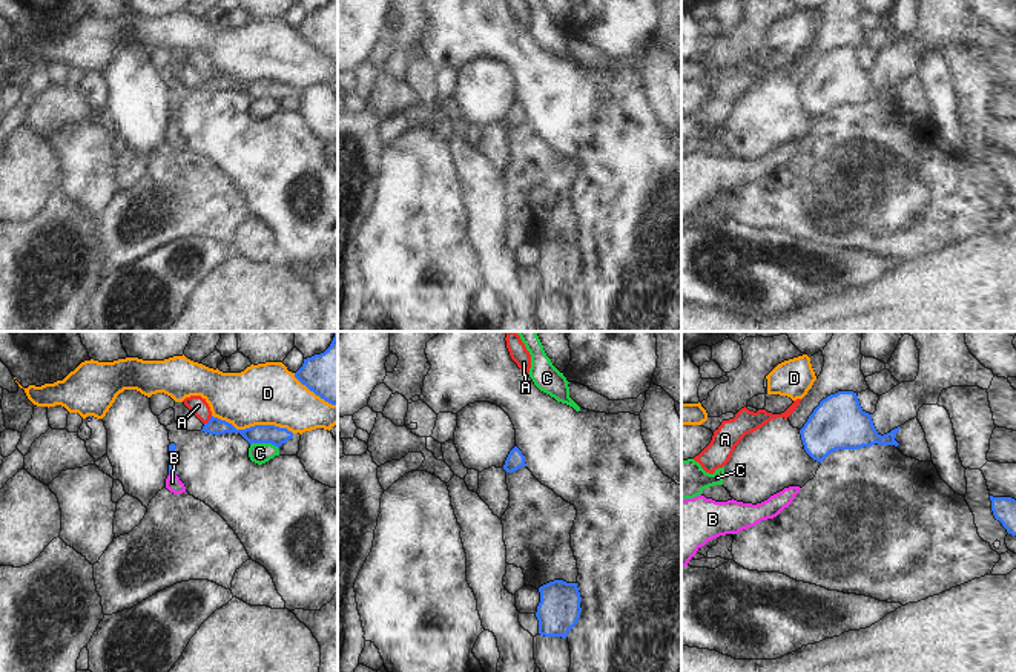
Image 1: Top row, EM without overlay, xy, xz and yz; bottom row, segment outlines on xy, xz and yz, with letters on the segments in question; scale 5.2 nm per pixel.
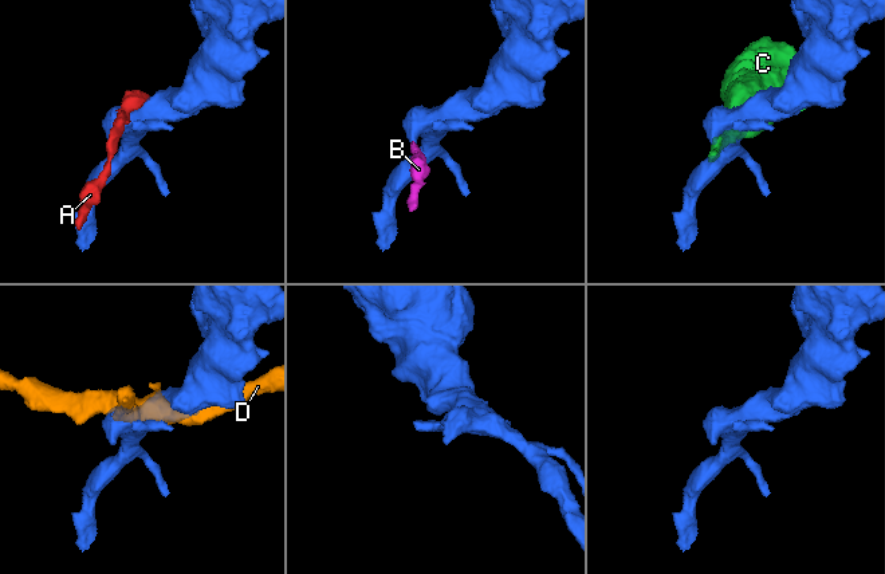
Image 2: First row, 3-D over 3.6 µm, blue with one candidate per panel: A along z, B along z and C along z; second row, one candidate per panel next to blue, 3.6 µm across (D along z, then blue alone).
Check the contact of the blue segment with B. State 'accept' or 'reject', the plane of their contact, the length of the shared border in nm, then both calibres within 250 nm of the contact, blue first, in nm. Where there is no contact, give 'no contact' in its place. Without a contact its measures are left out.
accept | xy | 40 nm | 50/80 nm

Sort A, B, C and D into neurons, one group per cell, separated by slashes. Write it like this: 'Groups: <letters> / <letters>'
Groups: A / B / C / D.

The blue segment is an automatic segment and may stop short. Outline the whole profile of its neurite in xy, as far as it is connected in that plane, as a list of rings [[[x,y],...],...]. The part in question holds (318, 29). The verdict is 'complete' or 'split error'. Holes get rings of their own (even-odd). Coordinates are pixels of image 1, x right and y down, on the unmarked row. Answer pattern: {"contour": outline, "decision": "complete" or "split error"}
{"contour": [[[338,0],[304,15],[295,34],[325,58],[338,61]]], "decision": "complete"}

